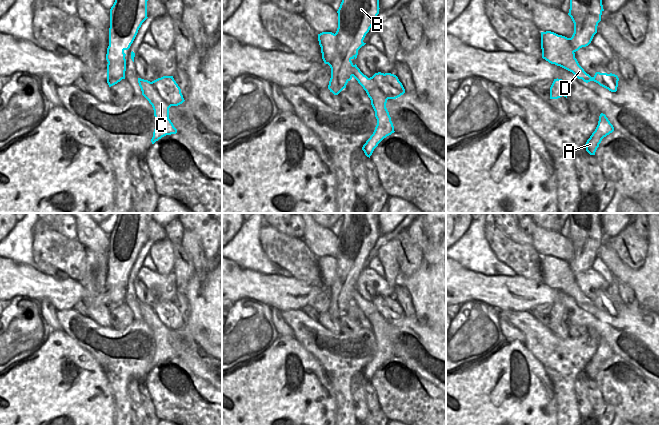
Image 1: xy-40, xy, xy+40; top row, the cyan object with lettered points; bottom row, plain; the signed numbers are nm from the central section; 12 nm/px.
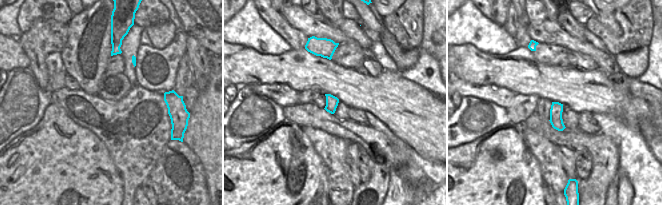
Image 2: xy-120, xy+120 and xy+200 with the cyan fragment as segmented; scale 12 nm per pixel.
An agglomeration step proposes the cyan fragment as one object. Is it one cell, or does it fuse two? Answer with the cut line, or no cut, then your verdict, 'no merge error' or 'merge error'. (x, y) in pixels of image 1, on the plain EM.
xy (336, 257), (337, 281), (329, 289) | merge error

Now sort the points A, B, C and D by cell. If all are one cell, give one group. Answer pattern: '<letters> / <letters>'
A C D / B

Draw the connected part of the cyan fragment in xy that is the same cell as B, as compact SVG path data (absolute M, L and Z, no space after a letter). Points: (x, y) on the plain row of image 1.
M343 213L343 222L338 237L338 281L330 288L331 302L328 313L334 319L338 319L353 300L352 283L356 283L358 274L366 267L363 266L366 258L376 245L379 238L378 213Z

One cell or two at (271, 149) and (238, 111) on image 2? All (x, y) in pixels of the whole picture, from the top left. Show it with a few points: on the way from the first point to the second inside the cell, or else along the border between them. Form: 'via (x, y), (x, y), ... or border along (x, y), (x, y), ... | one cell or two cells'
border along (280, 123), (264, 137), (245, 141), (239, 146) | two cells

